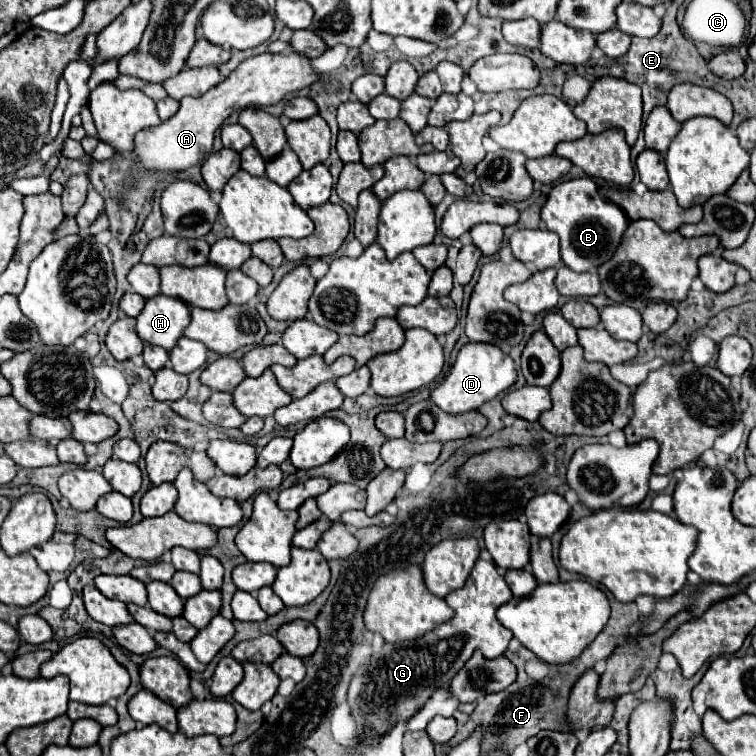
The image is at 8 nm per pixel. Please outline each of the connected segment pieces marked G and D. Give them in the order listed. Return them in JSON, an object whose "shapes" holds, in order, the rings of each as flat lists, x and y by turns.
{"shapes":[[[479,559,467,583,445,597,447,605,455,611,451,621,439,625,427,637,423,635,405,643,385,643,383,649,371,657,367,669,351,681,347,697,357,719,357,731,373,727,383,733,401,719,413,717,431,697,433,689,449,685,451,677,463,667,475,649,481,649,487,659,503,655,511,641,511,631,499,625,495,613,499,605,507,603,511,597,513,593,505,579,497,573,497,567,491,561]],[[467,343,459,349,457,359,455,359,447,379,437,389,431,391,429,399,447,413,467,413,467,411,479,409,483,403,487,403,487,401,495,399,499,393,507,391,515,383,515,379,517,379,515,363,507,353,503,353,495,345]]]}

